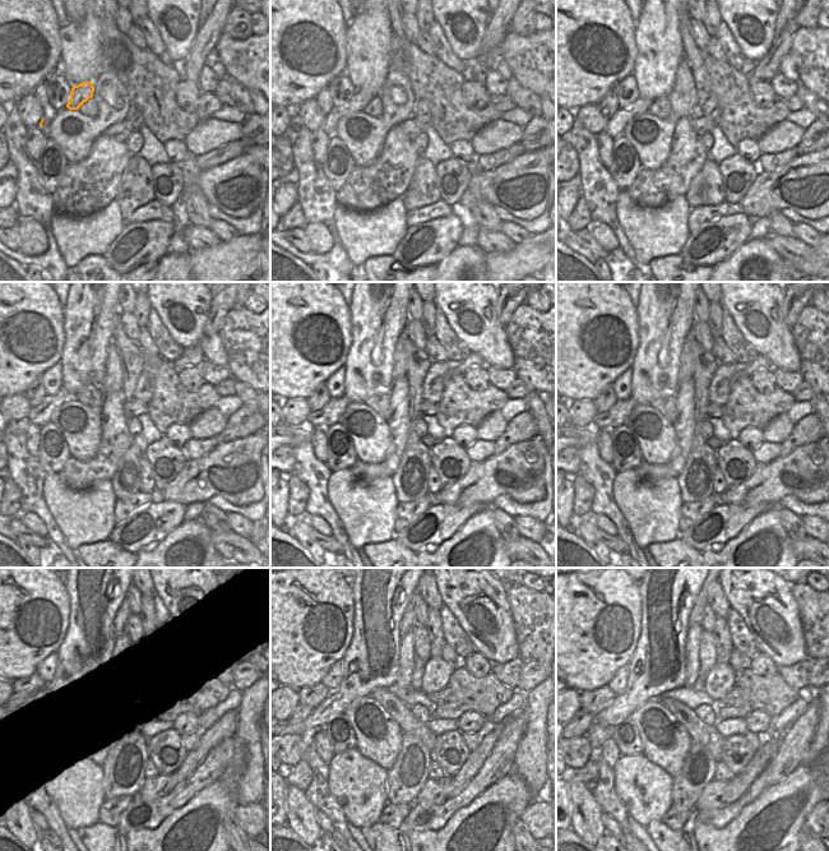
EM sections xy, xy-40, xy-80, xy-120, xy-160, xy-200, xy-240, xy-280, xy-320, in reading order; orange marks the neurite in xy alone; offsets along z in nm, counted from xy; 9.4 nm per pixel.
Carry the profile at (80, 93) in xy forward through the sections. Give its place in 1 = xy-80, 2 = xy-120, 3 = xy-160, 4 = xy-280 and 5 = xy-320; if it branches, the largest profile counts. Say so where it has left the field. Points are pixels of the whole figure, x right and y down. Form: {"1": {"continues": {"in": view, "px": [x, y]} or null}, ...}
{"1": {"continues": {"in": "xy-80", "px": [615, 125]}}, "2": {"continues": {"in": "xy-120", "px": [41, 415]}}, "3": {"continues": {"in": "xy-160", "px": [329, 415]}}, "4": {"continues": {"in": "xy-280", "px": [301, 712]}}, "5": {"continues": {"in": "xy-320", "px": [582, 720]}}}

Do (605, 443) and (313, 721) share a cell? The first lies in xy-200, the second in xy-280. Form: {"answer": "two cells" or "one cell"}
{"answer": "two cells"}

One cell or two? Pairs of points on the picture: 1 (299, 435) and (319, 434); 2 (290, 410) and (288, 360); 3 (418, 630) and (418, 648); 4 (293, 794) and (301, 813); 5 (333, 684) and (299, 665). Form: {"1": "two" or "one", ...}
{"1": "two", "2": "two", "3": "one", "4": "one", "5": "two"}

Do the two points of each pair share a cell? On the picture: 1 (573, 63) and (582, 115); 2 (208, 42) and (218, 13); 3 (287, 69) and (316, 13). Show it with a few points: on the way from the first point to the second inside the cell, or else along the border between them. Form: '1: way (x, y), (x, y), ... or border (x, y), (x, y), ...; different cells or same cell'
1: border (596, 103), (580, 106), (574, 111); different cells
2: way (208, 35), (216, 21); same cell
3: way (313, 77), (337, 65), (339, 51), (334, 38); same cell

